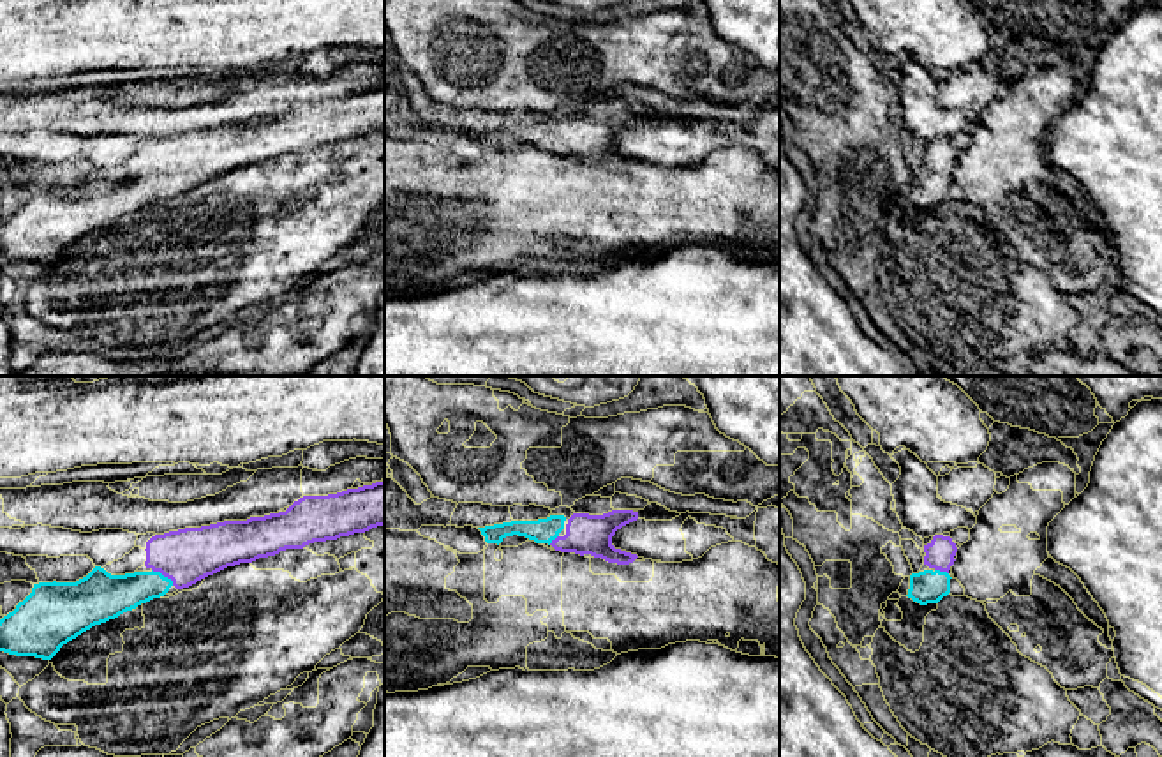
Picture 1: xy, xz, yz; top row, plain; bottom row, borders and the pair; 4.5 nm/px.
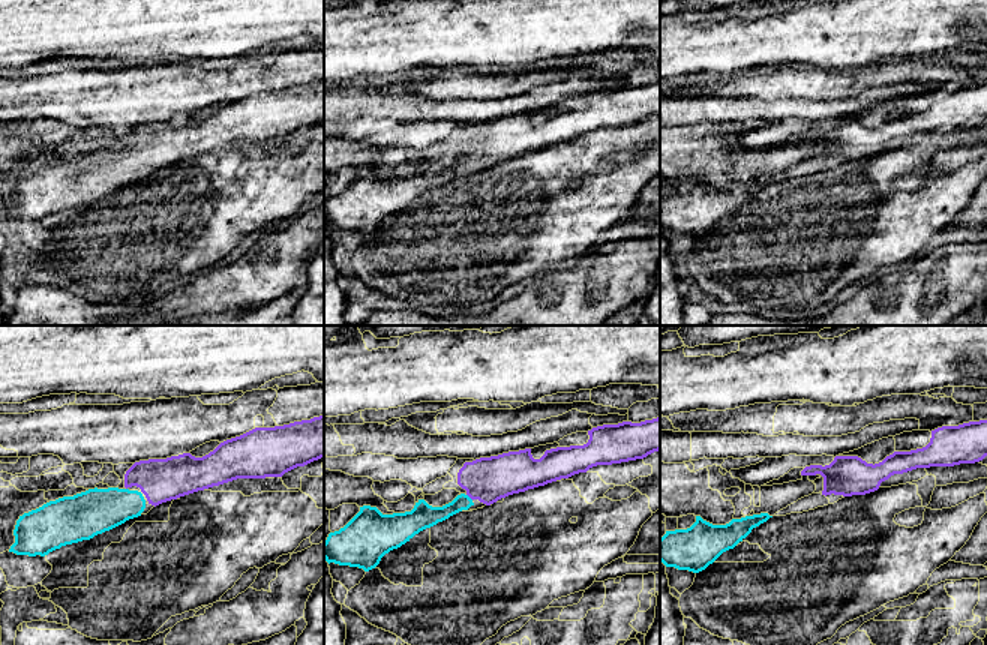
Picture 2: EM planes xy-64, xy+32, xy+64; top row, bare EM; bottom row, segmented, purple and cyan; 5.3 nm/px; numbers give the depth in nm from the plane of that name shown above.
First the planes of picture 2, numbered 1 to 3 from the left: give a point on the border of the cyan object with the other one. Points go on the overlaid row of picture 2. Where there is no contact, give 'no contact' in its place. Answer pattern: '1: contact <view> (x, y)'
1: no contact
2: contact xy+32 (468, 495)
3: no contact

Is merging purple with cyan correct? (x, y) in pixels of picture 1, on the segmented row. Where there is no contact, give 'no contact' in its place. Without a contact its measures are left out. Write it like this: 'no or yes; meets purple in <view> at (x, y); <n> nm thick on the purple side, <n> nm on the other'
yes; meets purple in xy at (164, 576); 260 nm thick on the purple side, 190 nm on the other

